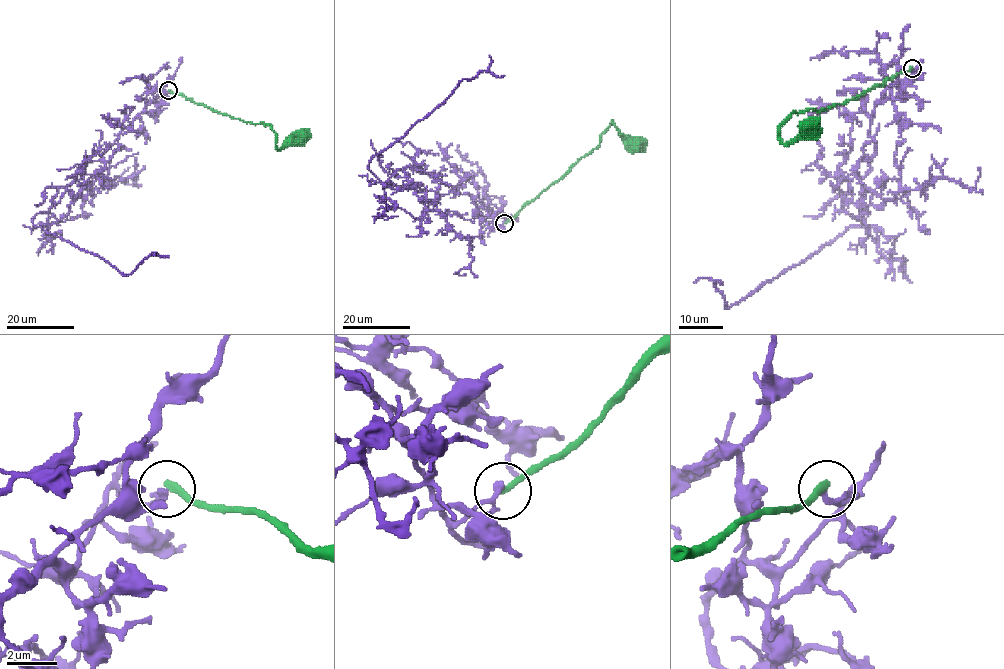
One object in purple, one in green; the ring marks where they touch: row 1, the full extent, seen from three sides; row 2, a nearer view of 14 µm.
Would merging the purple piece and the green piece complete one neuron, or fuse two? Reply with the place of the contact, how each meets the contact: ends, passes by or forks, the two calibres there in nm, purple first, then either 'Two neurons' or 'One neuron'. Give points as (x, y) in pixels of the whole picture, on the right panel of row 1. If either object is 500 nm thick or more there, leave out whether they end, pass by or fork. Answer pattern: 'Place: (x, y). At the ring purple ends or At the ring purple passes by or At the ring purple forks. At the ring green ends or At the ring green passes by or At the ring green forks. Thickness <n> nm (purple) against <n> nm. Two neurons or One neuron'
Place: (912, 68). At the ring purple passes by. At the ring green ends. Thickness 160 nm (purple) against 280 nm. Two neurons

